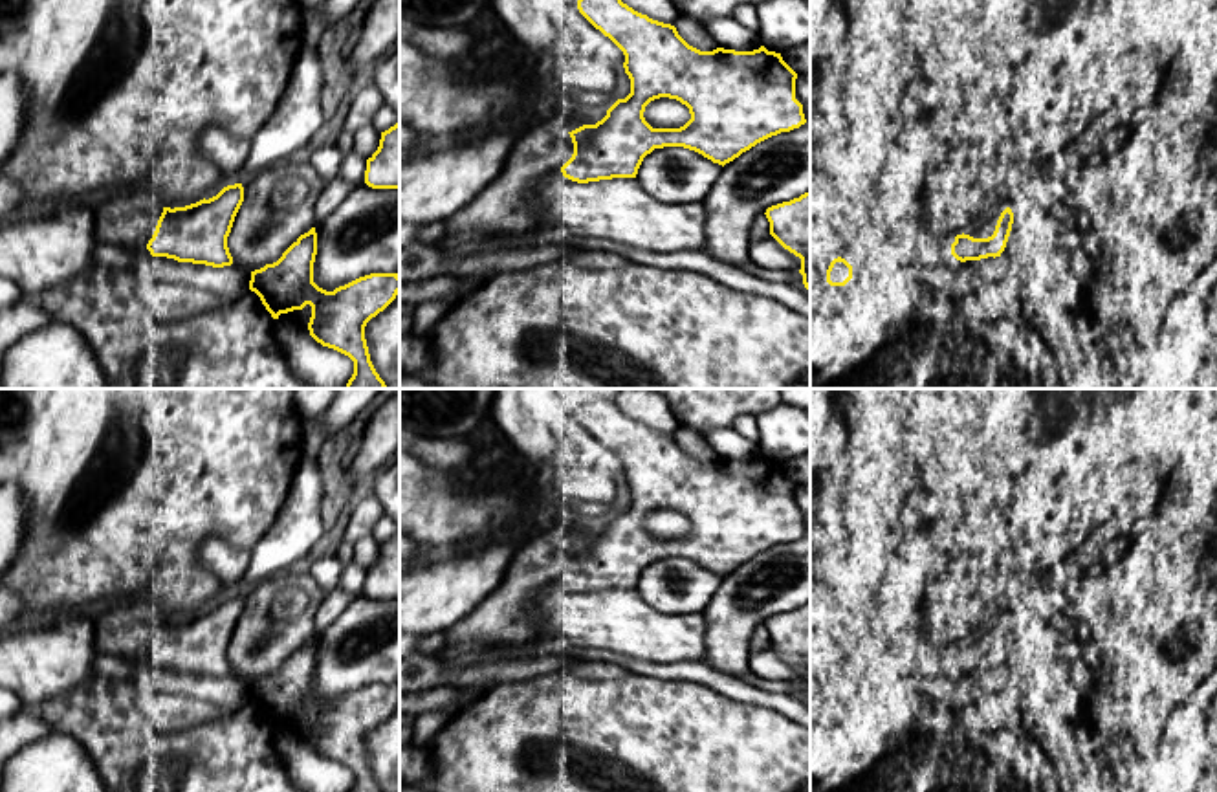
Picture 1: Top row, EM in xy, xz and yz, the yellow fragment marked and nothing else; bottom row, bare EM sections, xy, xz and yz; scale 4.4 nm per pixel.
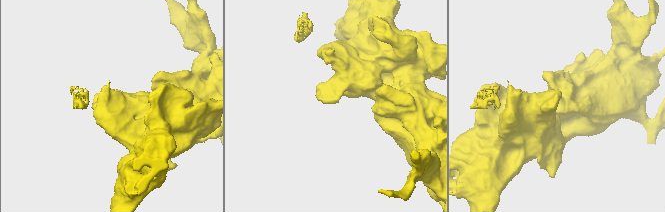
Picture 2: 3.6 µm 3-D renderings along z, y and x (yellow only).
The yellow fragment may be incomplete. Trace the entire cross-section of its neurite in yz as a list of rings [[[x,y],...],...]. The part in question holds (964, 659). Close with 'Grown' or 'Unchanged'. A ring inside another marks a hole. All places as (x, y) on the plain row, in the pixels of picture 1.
[[[995,605],[988,609],[970,631],[962,645],[955,647],[951,666],[960,671],[981,671],[1001,667],[1014,634],[1008,612]]]. Grown

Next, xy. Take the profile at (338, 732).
[[[312,638],[277,673],[251,682],[249,700],[273,730],[310,715],[310,746],[354,772],[348,792],[383,792],[370,772],[365,737],[396,710],[400,686],[370,684],[326,702],[313,693],[315,666],[317,644]]]. Unchanged

